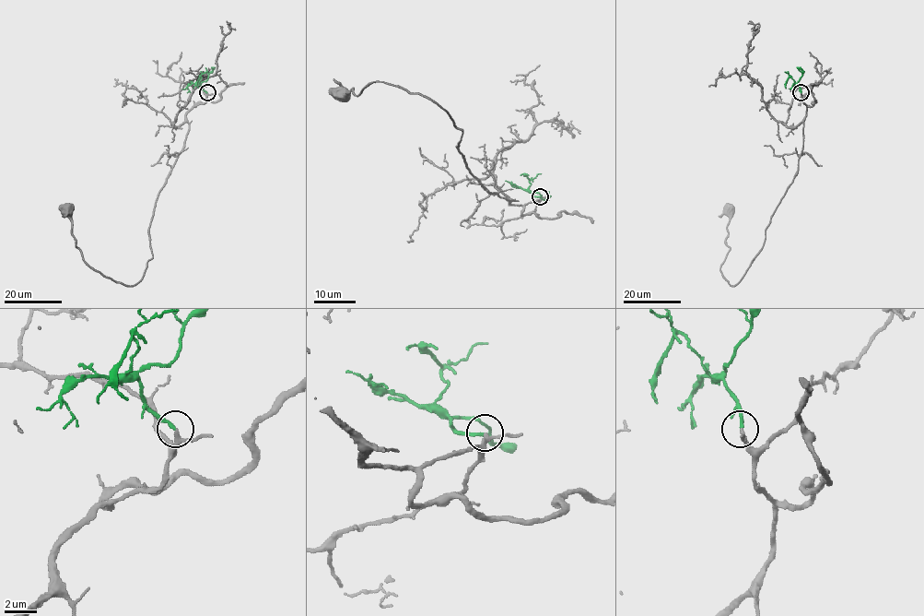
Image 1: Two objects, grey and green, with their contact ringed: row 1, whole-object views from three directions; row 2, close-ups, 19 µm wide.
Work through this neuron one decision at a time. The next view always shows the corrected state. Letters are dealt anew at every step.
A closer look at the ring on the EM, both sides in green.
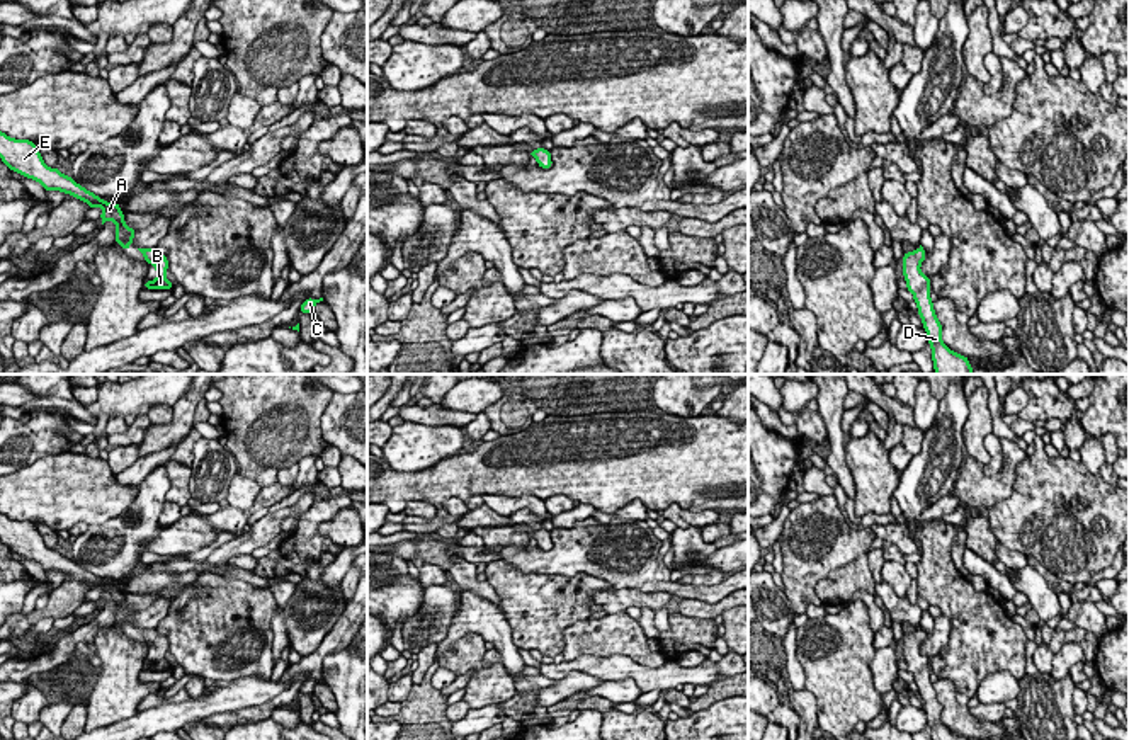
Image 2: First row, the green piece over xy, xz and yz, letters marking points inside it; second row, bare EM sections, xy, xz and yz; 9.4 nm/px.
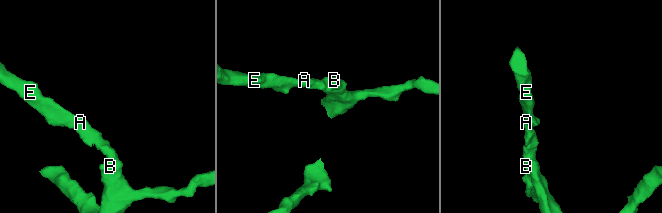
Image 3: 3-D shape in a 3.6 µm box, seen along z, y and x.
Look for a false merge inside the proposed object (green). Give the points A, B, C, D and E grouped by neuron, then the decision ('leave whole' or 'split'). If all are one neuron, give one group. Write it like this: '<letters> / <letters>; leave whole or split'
A B C D E; leave whole

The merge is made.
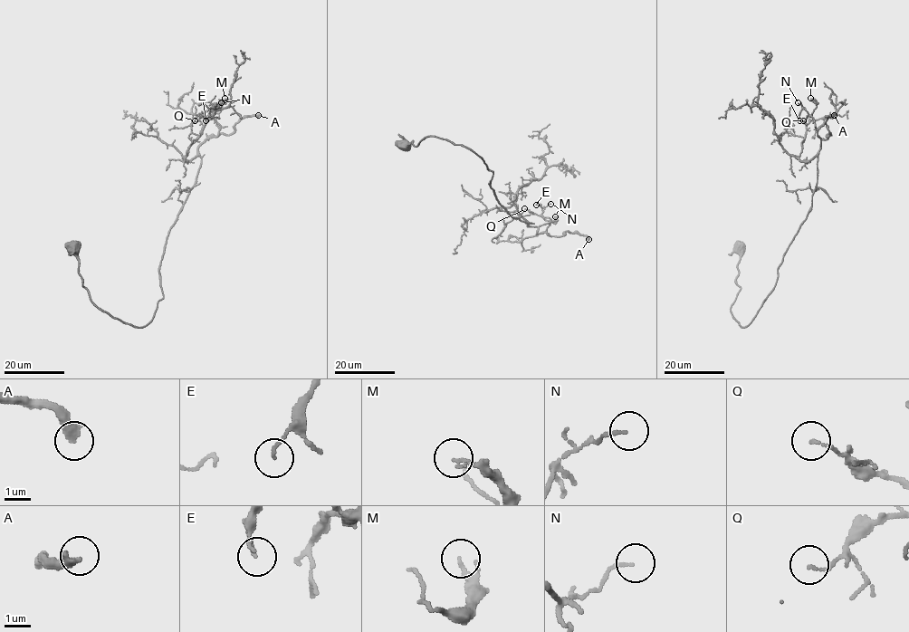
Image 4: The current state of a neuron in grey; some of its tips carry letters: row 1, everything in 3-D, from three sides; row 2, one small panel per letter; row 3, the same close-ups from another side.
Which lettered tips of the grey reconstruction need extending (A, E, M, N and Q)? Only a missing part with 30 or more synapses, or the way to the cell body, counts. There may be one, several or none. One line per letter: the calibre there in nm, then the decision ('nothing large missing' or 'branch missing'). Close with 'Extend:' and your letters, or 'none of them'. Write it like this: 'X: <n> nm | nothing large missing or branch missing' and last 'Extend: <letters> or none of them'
A: 400 nm | branch missing
E: 100 nm | nothing large missing
M: 80 nm | nothing large missing
N: 110 nm | nothing large missing
Q: 110 nm | nothing large missing
Extend: A

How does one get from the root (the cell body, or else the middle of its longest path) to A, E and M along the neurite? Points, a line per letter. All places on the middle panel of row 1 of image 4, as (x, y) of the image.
A: (403, 145), (436, 136), (469, 148), (492, 172), (489, 185), (513, 217), (537, 234), (588, 239)
E: (403, 145), (436, 136), (467, 147), (492, 172), (489, 185), (513, 217), (528, 225), (549, 223), (536, 205)
M: (403, 145), (436, 136), (467, 147), (492, 172), (489, 185), (513, 217), (539, 226), (555, 216)

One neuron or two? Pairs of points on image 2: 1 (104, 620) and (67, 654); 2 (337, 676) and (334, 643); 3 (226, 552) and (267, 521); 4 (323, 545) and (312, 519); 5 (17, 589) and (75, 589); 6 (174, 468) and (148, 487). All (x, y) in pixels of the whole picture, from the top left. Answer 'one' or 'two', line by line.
1: one
2: two
3: one
4: one
5: two
6: two

